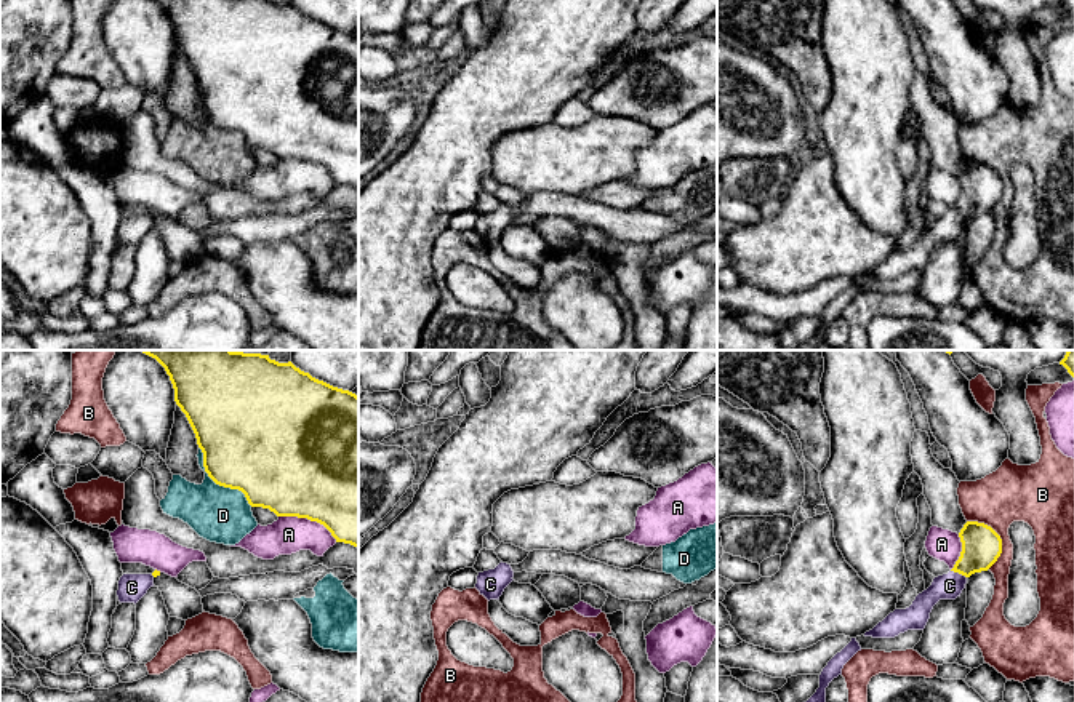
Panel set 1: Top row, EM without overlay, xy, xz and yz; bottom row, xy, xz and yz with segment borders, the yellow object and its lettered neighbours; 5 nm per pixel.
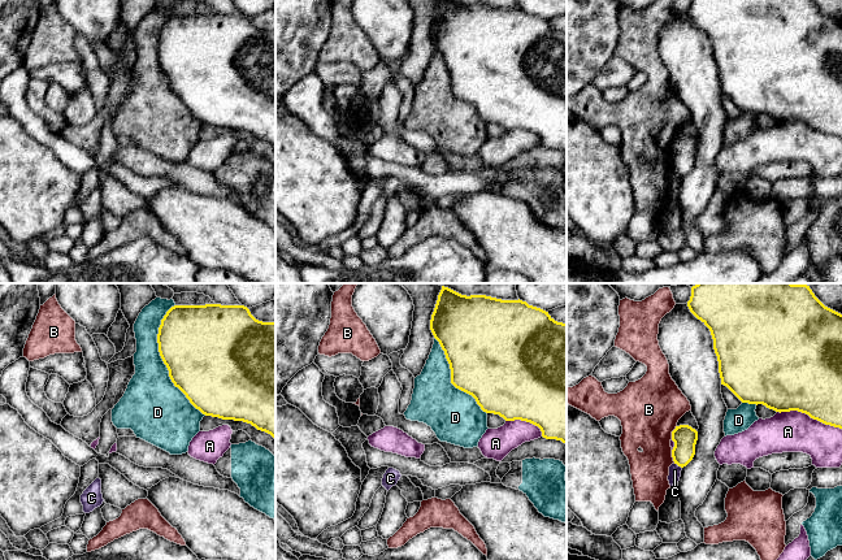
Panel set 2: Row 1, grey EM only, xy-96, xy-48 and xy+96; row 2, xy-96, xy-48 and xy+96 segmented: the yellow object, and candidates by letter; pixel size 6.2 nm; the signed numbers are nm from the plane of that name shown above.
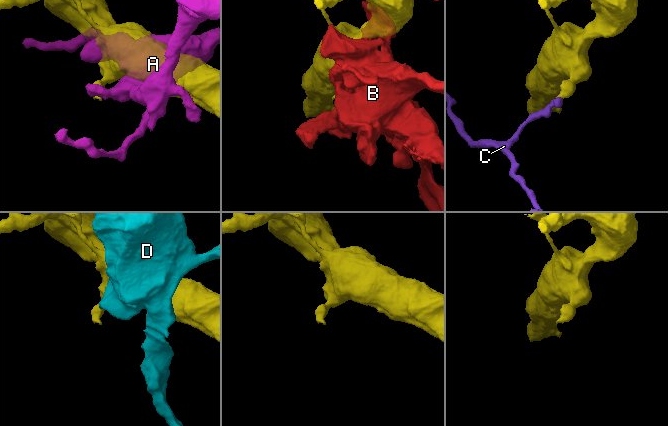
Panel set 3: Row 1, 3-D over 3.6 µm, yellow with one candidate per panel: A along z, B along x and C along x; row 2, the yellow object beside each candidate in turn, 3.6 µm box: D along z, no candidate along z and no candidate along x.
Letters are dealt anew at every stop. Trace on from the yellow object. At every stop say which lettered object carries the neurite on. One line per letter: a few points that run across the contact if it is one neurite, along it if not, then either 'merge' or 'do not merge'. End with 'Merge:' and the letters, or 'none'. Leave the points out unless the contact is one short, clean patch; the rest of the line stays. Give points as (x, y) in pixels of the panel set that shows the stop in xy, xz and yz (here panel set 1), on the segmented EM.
A: do not merge
B: do not merge
C: yz (951, 570), (965, 578) | do not merge
D: do not merge
Merge: none

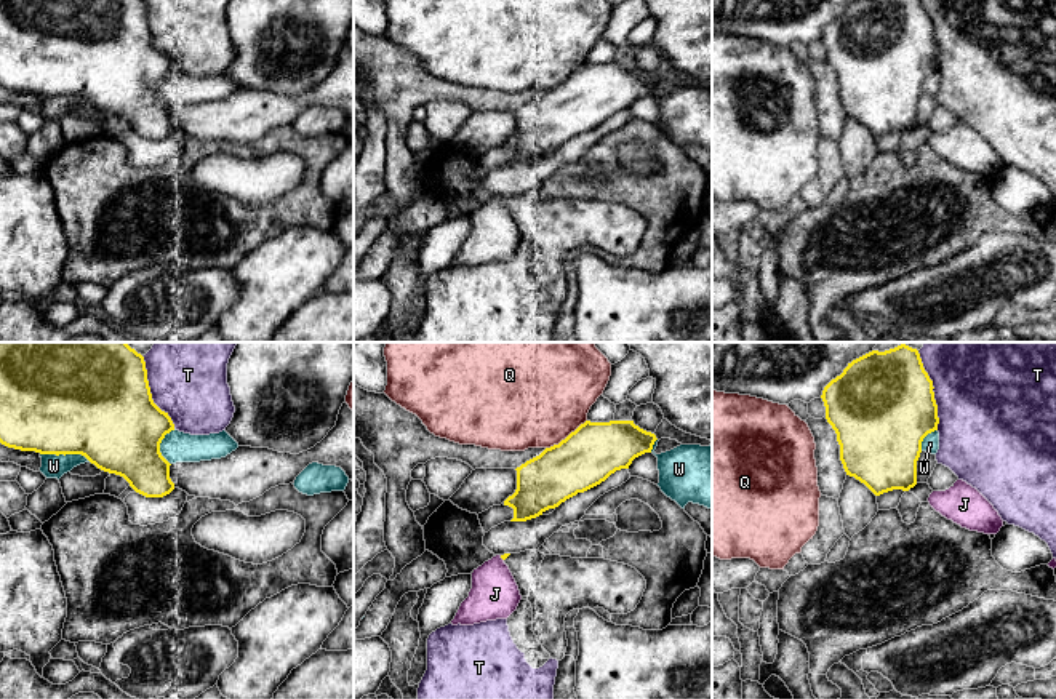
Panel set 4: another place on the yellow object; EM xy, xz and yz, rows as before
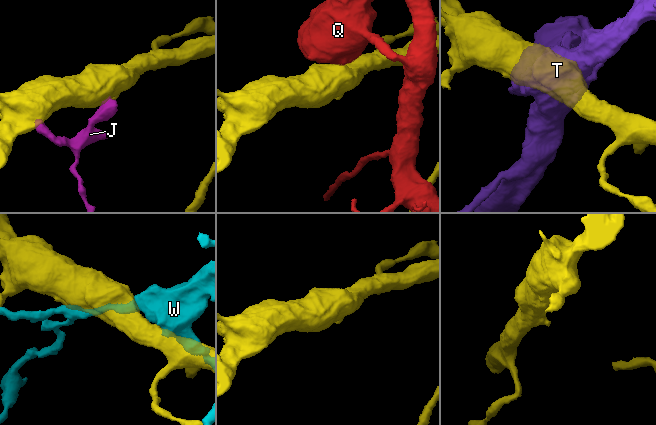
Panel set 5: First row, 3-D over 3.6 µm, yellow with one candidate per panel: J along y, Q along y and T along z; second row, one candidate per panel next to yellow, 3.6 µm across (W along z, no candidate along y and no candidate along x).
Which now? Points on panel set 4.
J: xz (504, 555), (501, 557), (495, 570), (495, 594) | merge
Q: do not merge
T: do not merge
W: do not merge
Merge: J

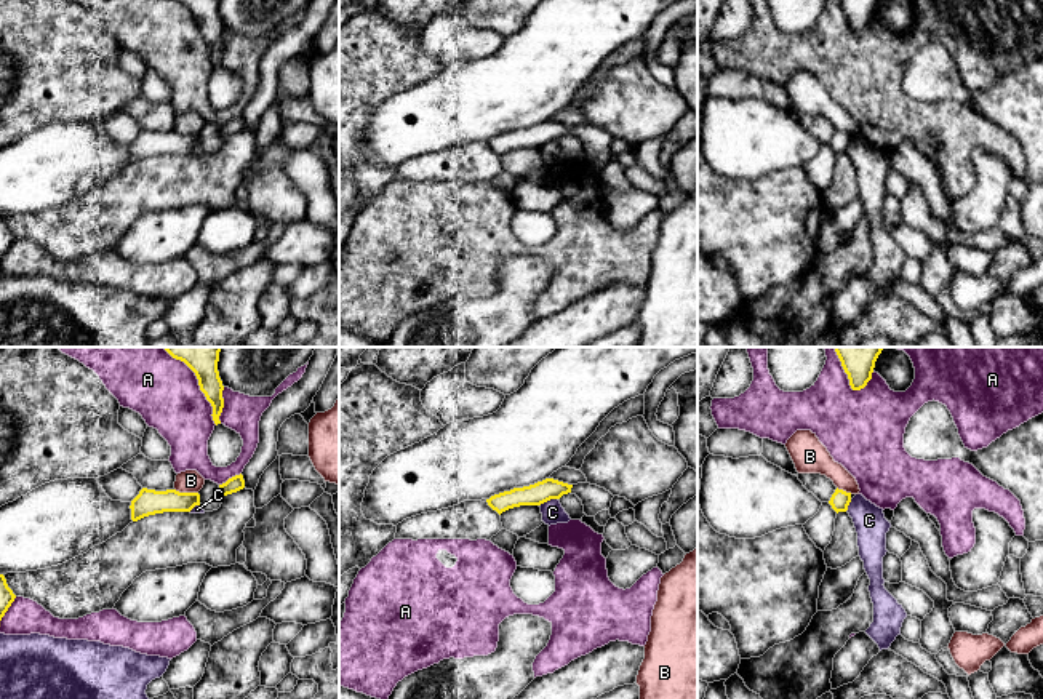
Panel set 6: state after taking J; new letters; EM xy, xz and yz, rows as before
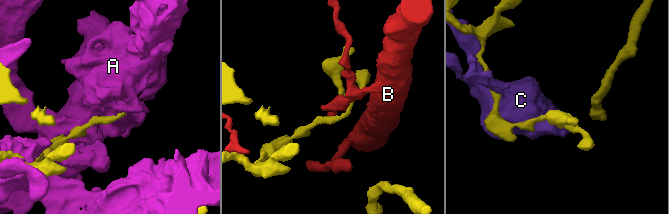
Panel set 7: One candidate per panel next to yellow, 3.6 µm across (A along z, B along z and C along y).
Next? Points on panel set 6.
A: do not merge
B: do not merge
C: do not merge
Merge: none

